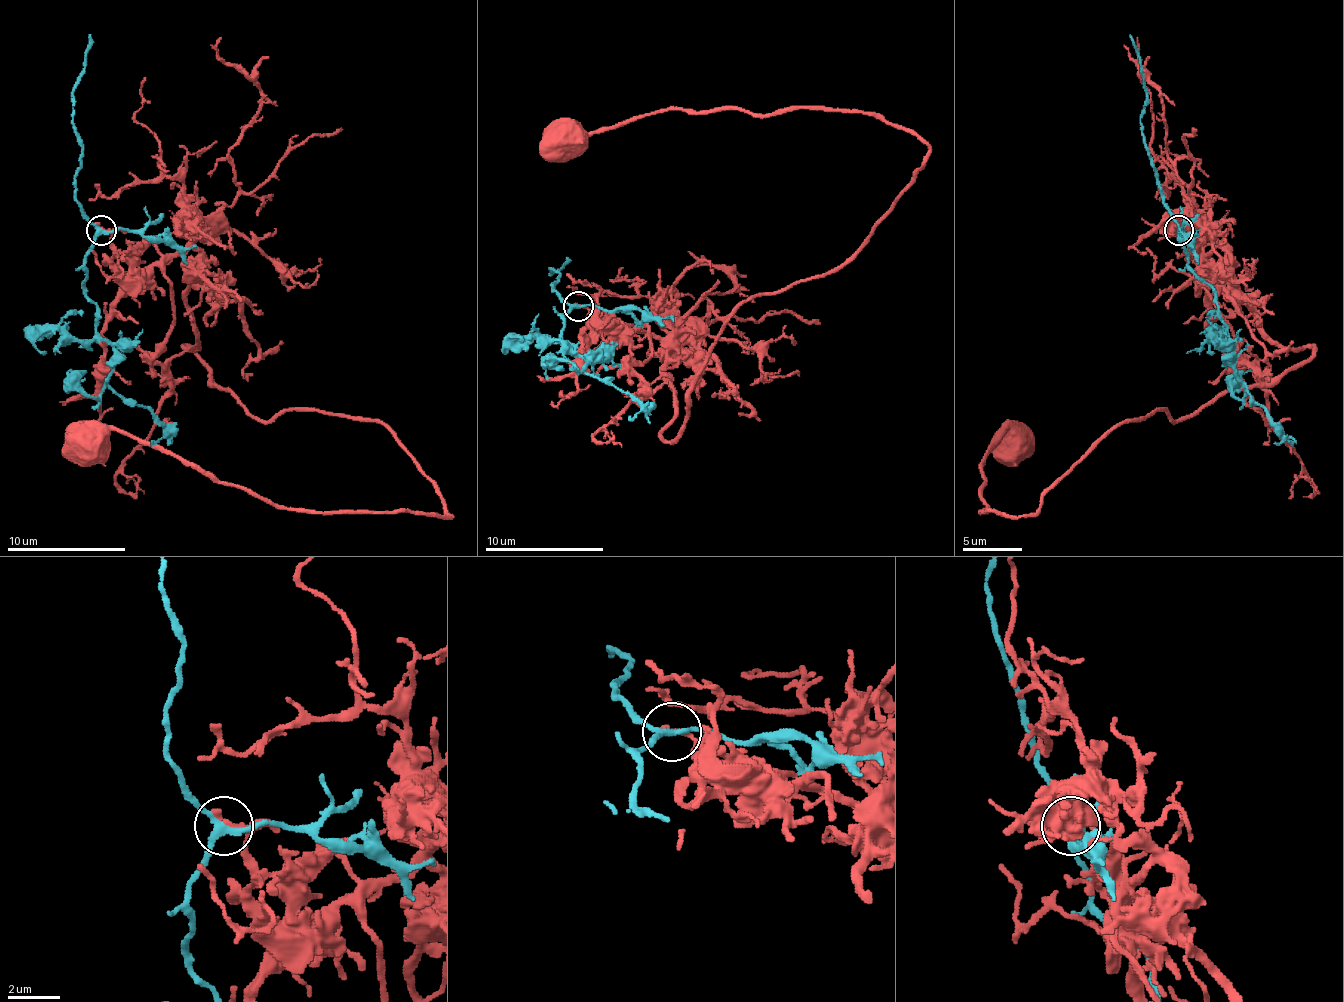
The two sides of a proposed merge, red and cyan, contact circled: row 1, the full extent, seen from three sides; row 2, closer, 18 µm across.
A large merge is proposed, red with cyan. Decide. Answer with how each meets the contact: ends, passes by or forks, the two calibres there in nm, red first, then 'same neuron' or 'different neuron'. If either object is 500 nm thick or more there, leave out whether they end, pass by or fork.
red ends there; cyan forks there; 200 nm thick on the red side, 220 nm on the other; different neuron

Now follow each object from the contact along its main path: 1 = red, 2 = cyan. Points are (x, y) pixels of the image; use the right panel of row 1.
1: (1178, 228), (1314, 352), (1125, 420), (1027, 515), (979, 512), (1012, 441)
2: (1178, 231), (1187, 263), (1210, 287), (1219, 305), (1225, 331), (1234, 349), (1234, 373), (1293, 447)

